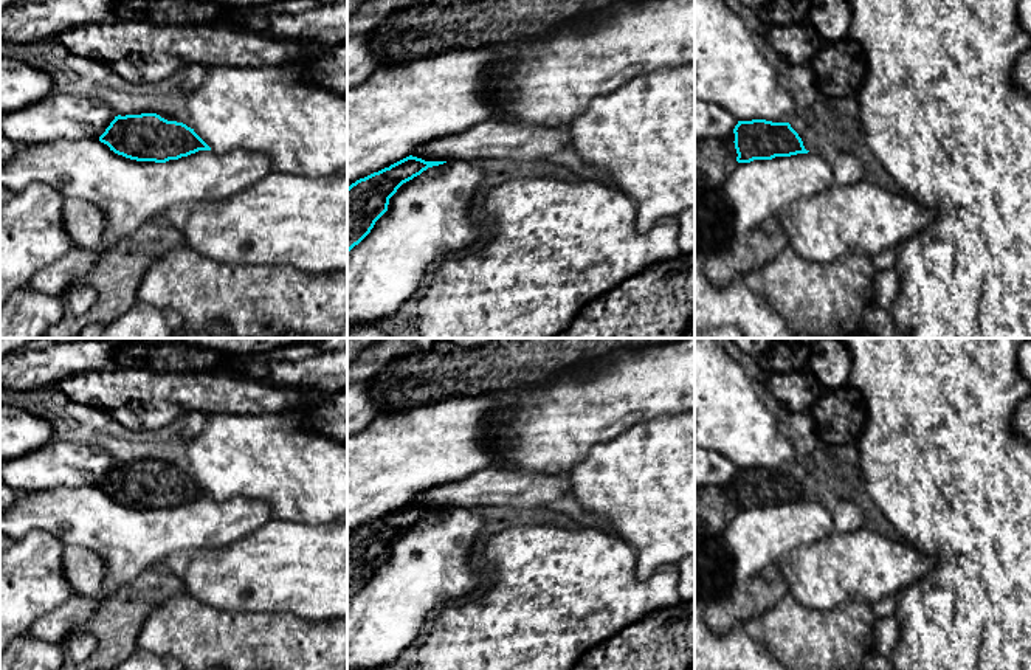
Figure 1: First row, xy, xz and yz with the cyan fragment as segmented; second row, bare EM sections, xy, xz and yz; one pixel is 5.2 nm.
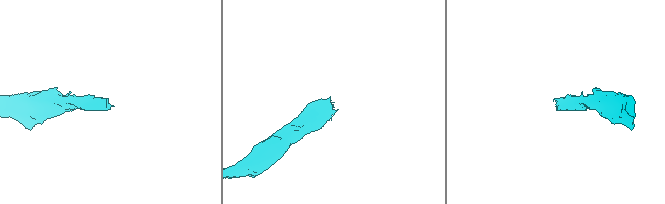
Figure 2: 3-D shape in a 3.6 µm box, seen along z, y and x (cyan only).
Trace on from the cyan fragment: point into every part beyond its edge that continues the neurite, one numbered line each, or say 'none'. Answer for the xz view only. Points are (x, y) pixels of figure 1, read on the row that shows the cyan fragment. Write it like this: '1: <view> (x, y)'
none

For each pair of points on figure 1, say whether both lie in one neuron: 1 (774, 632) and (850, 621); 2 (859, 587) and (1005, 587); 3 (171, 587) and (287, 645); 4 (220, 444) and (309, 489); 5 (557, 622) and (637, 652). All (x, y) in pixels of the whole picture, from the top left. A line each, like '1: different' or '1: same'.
1: same
2: different
3: different
4: same
5: different

